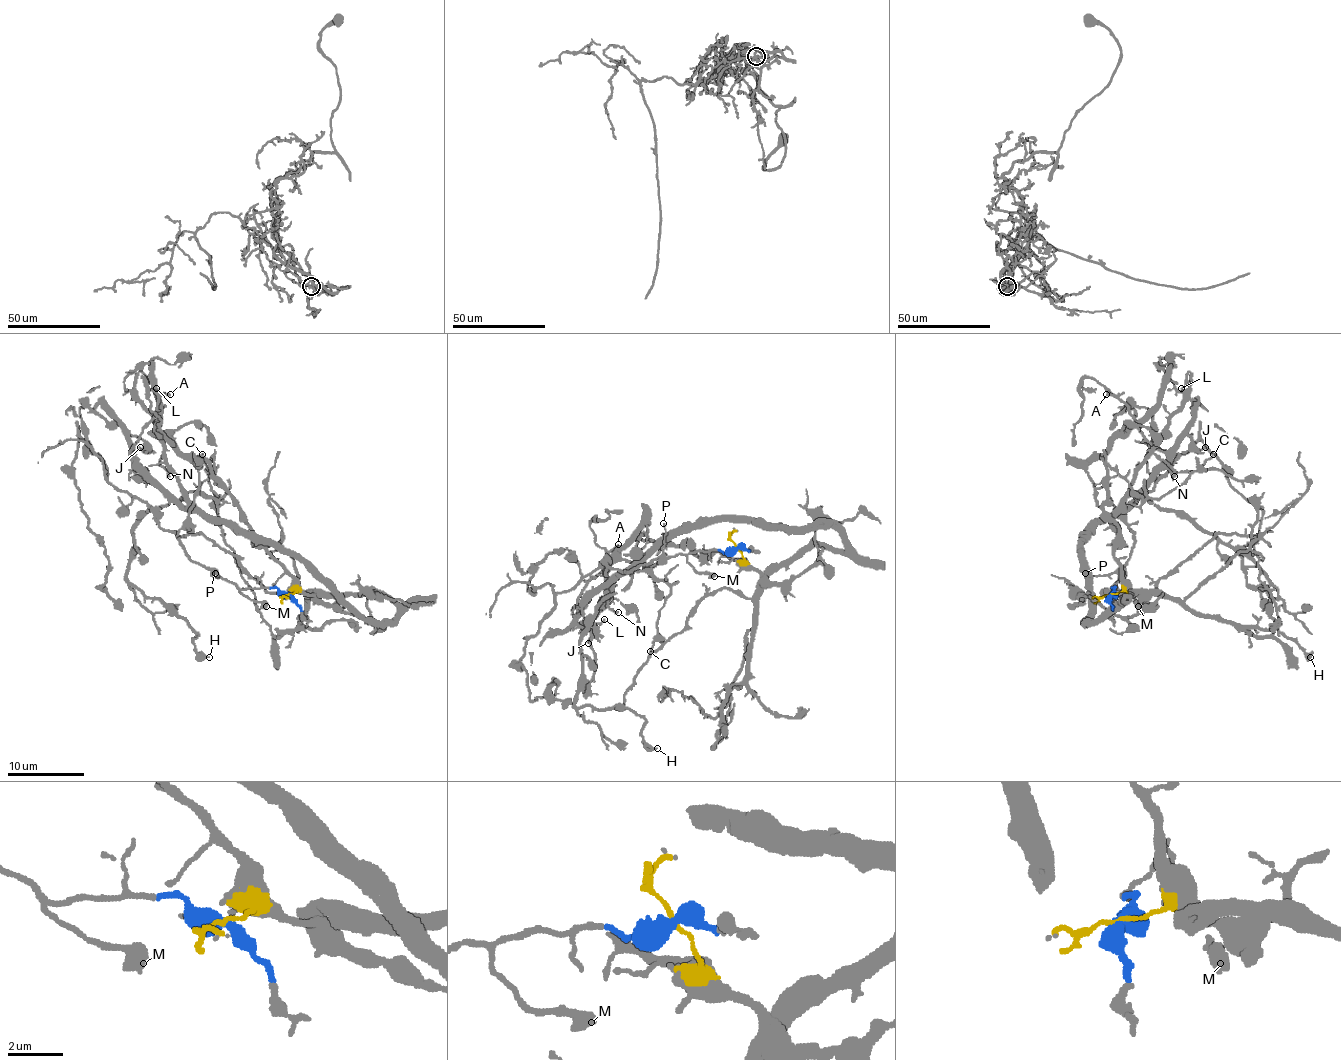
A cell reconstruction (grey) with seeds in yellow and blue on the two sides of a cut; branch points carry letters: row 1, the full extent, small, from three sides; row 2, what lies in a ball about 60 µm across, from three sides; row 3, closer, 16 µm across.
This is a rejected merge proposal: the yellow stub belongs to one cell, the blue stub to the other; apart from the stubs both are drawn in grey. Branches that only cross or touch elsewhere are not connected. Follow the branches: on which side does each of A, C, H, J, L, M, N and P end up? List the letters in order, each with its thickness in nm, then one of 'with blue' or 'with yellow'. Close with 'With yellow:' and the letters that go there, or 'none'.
A: calibre 200 nm; with yellow
C: calibre 140 nm; with yellow
H: calibre 280 nm; with yellow
J: calibre 140 nm; with yellow
L: calibre 140 nm; with yellow
M: calibre 600 nm; with blue
N: calibre 200 nm; with yellow
P: calibre 150 nm; with blue
With yellow: A, C, H, J, L, N

